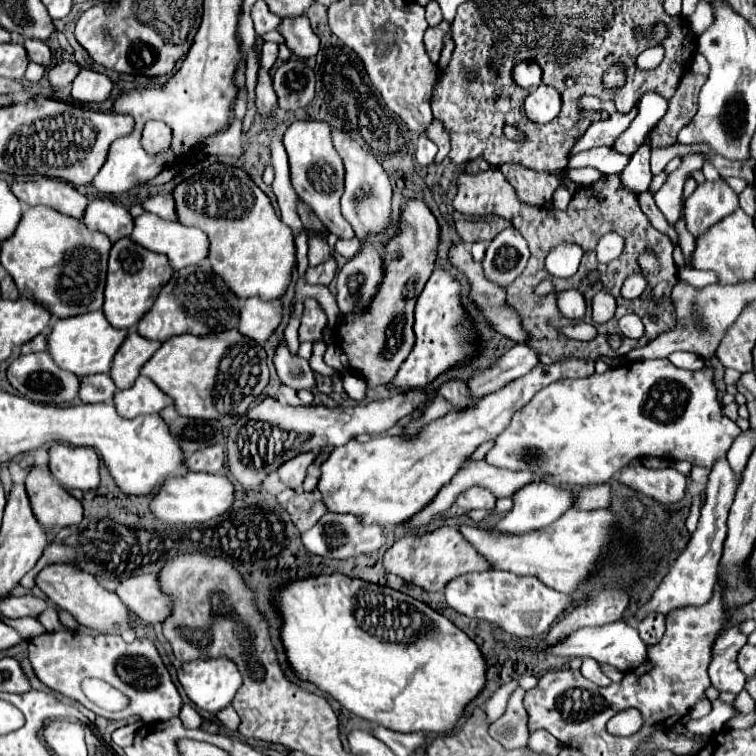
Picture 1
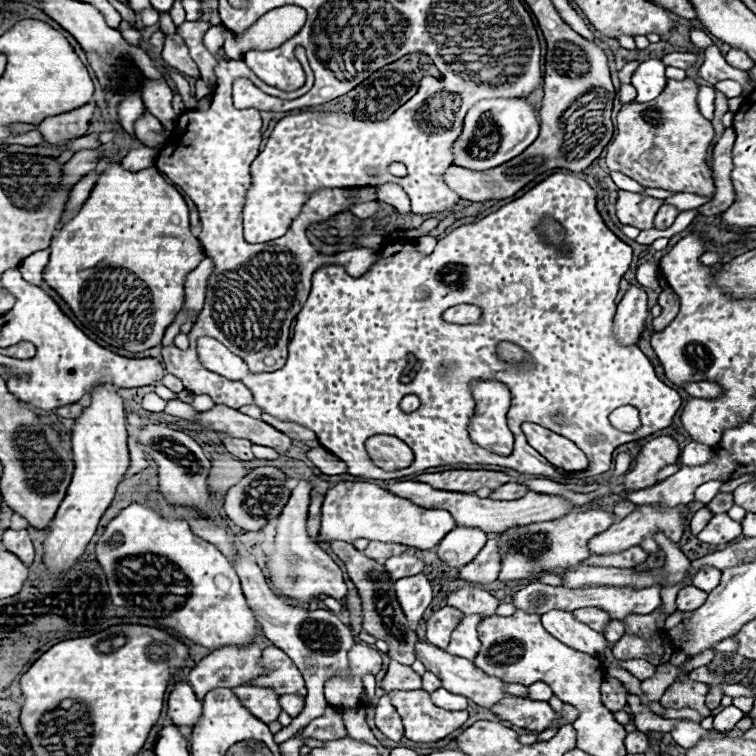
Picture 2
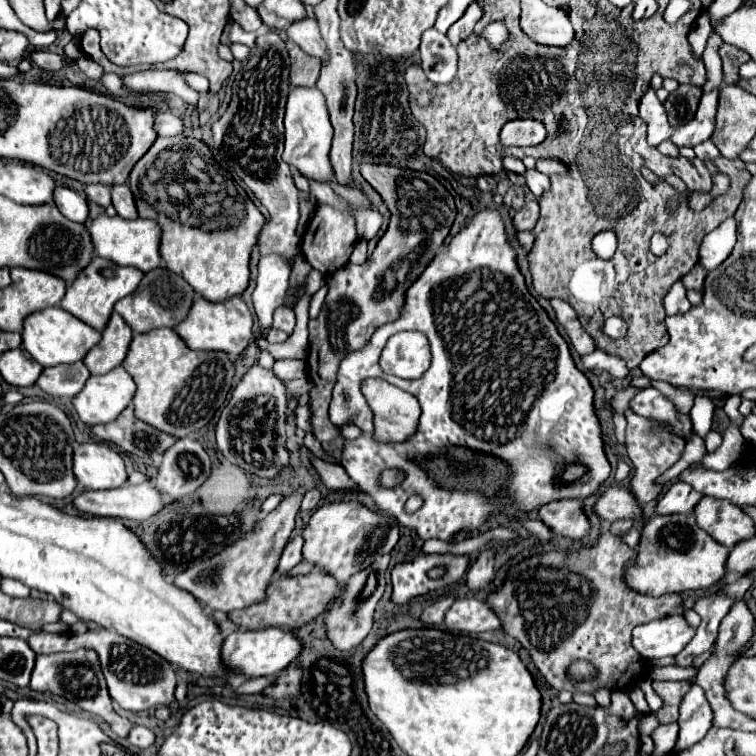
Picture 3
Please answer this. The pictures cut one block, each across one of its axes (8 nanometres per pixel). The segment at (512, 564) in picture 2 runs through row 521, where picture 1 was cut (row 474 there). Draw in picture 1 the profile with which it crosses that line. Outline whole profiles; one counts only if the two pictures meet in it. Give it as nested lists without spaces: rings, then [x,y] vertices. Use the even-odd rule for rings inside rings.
[[[642,360],[588,378],[558,380],[542,388],[514,414],[510,426],[498,434],[494,448],[486,454],[486,462],[508,470],[544,472],[554,486],[594,486],[608,482],[630,460],[646,456],[666,458],[670,462],[686,460],[692,466],[712,468],[718,458],[726,458],[740,432],[722,414],[710,368],[690,372],[676,368],[670,360]]]

